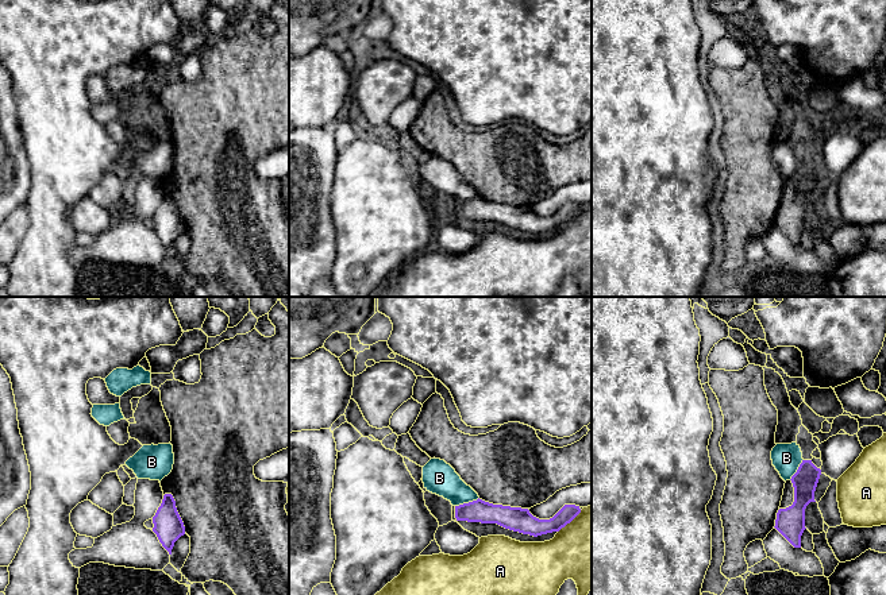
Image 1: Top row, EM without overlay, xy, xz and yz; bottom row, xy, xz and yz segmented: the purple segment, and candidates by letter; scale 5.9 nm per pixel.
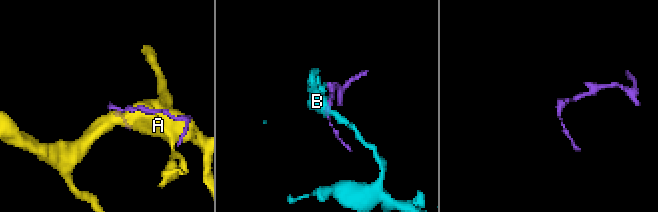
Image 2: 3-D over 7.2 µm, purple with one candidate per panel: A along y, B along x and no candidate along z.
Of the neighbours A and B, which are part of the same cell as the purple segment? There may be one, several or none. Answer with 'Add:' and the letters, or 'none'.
Add: none

